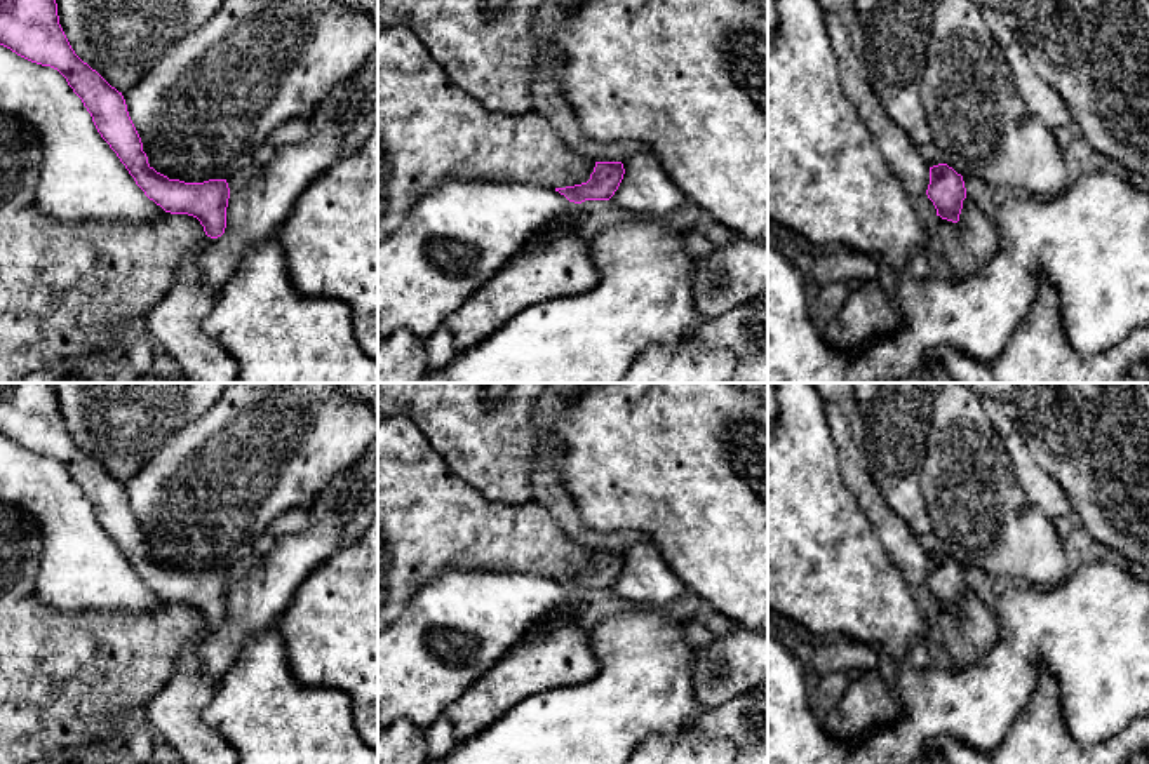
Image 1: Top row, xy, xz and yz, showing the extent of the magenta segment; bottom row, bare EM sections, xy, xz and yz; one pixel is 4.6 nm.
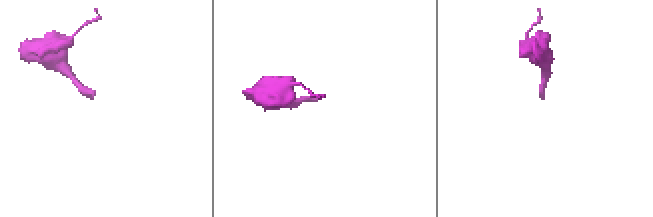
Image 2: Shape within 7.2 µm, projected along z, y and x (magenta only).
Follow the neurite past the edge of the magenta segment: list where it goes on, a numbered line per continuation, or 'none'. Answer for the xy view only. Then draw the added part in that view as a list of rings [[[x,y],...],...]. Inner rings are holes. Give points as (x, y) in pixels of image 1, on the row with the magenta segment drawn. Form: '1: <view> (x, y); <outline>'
1: xy (176, 321); [[[204,235],[198,244],[183,254],[174,285],[146,313],[143,325],[160,343],[162,350],[178,360],[186,383],[239,383],[239,364],[202,327],[216,301],[216,292],[198,266],[198,256],[211,242],[212,238]]]

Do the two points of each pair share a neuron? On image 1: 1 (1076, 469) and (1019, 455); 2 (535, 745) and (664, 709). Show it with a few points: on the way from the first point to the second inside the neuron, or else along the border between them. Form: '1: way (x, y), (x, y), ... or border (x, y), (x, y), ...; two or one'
1: border (1015, 430), (1031, 456), (1062, 488); two
2: way (566, 745), (618, 709), (632, 709); one

